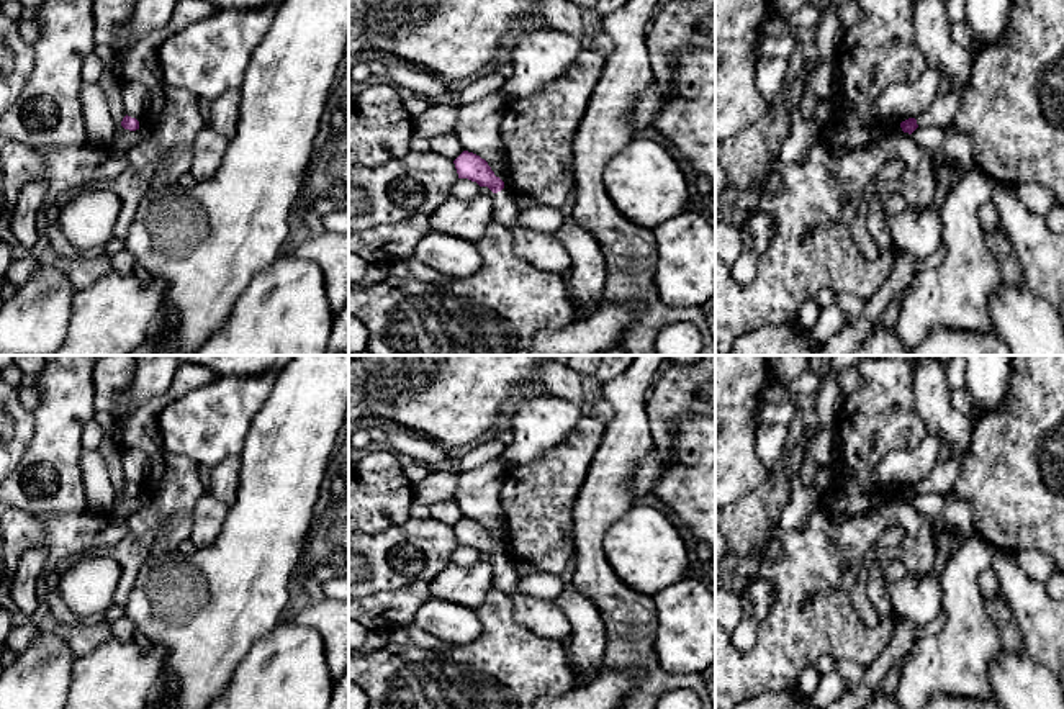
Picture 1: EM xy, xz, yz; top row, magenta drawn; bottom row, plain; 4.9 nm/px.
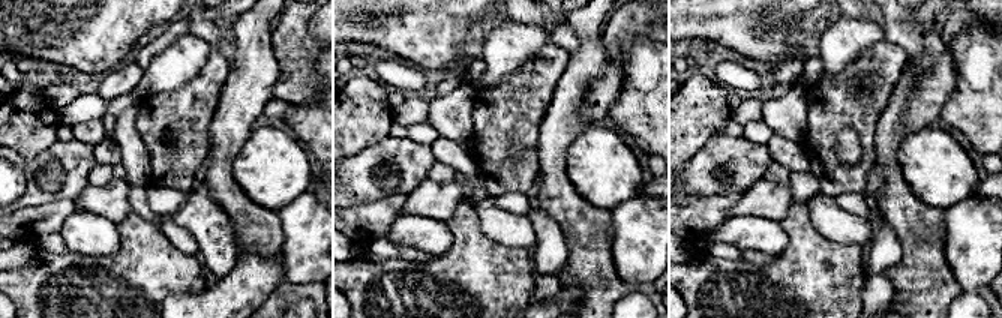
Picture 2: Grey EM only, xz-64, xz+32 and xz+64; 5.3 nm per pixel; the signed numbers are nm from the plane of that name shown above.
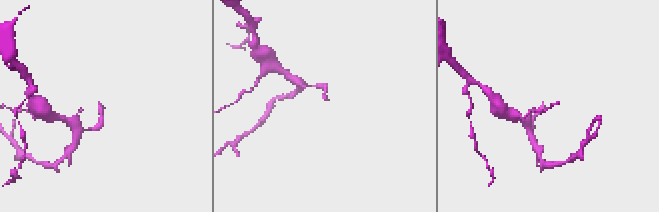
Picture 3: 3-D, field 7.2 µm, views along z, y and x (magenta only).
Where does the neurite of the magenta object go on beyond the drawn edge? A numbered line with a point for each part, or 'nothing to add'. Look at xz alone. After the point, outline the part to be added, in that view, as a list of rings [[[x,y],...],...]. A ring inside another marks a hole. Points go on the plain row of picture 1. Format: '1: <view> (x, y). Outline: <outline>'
1: xz (504, 577). Outline: [[[511,557],[493,560],[493,588],[511,596],[517,591],[519,575]]]

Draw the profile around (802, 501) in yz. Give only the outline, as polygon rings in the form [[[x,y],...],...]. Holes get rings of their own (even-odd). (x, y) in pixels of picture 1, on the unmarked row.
[[[809,431],[804,432],[796,445],[787,449],[784,458],[776,470],[782,472],[791,483],[789,503],[782,508],[779,526],[787,531],[800,529],[818,508],[822,494],[812,488],[804,486],[800,481],[800,465],[804,457],[804,447]]]

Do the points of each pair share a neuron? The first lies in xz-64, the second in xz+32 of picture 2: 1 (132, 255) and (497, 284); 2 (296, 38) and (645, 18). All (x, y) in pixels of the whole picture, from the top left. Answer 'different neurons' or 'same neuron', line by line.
1: same neuron
2: same neuron

